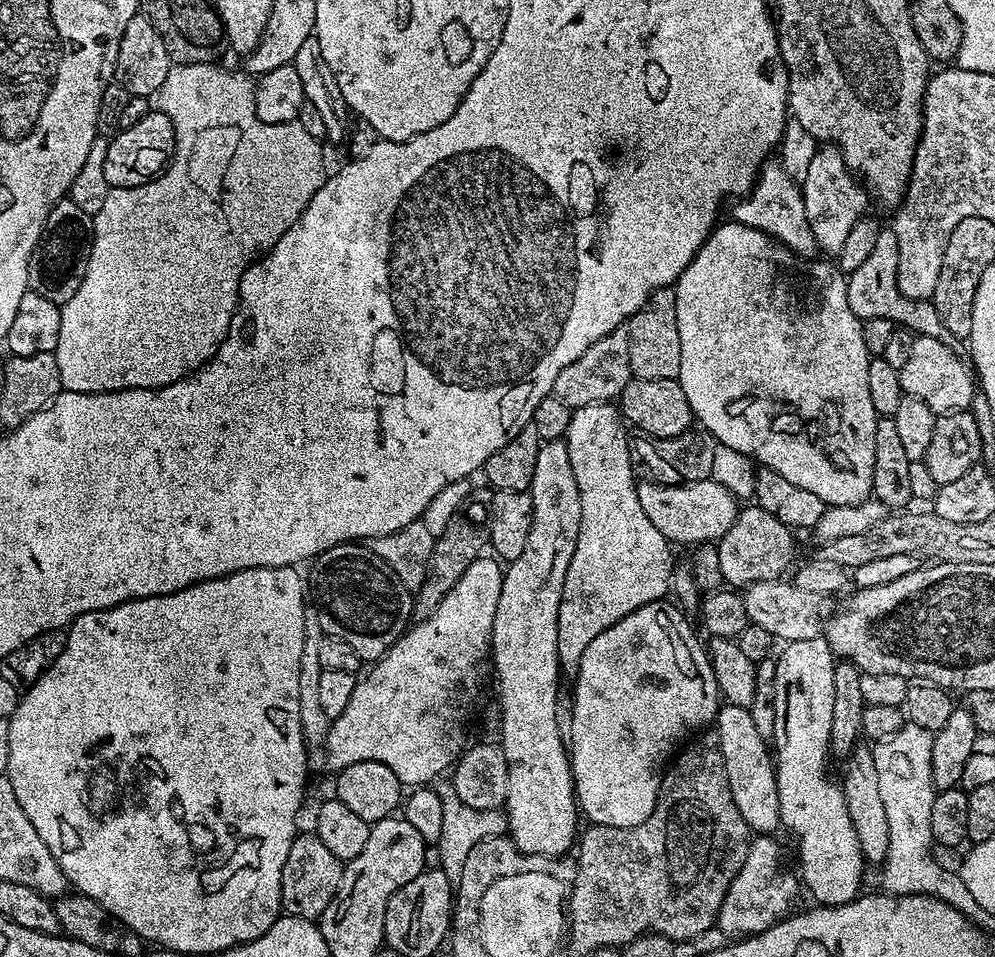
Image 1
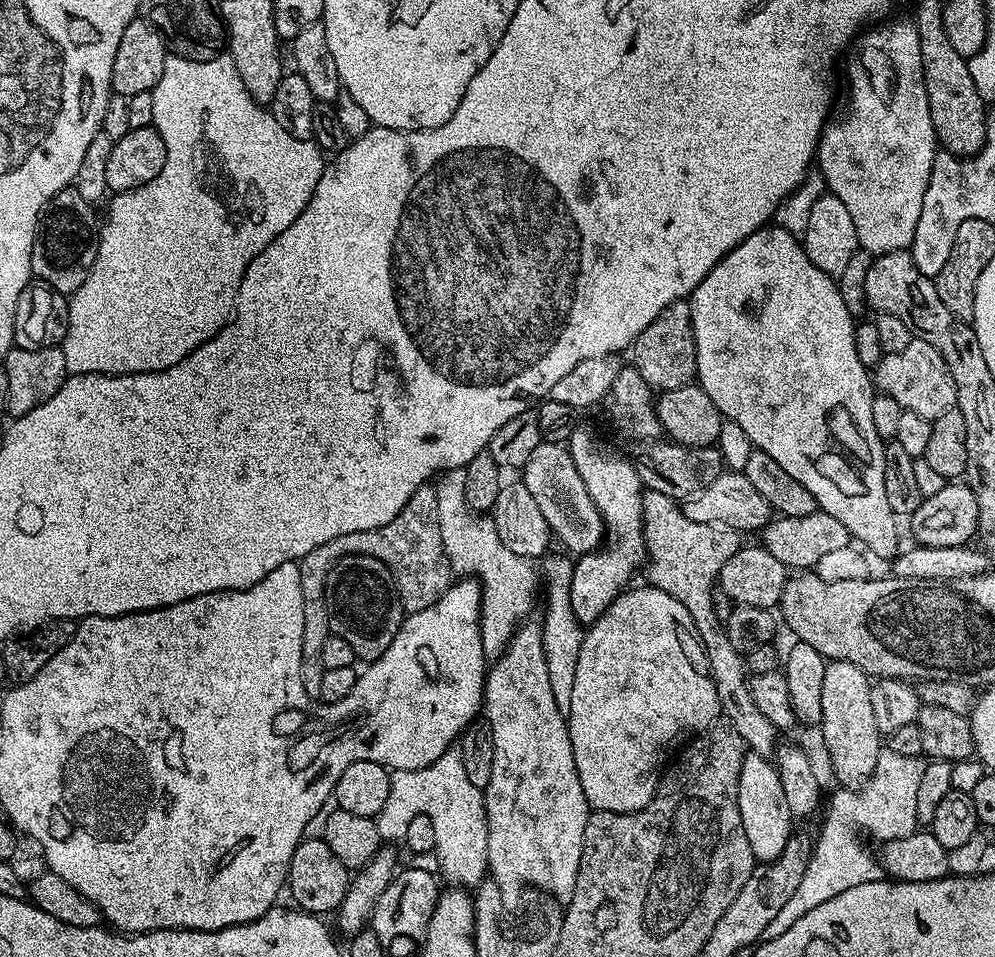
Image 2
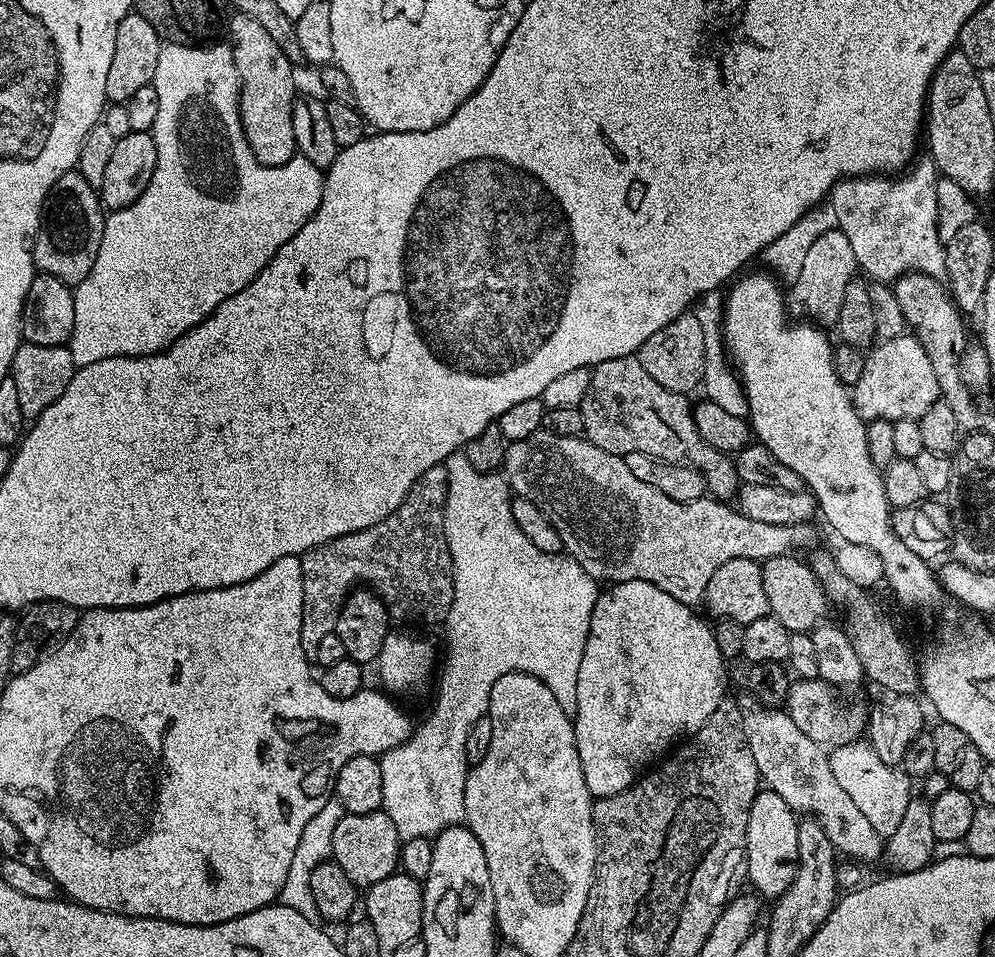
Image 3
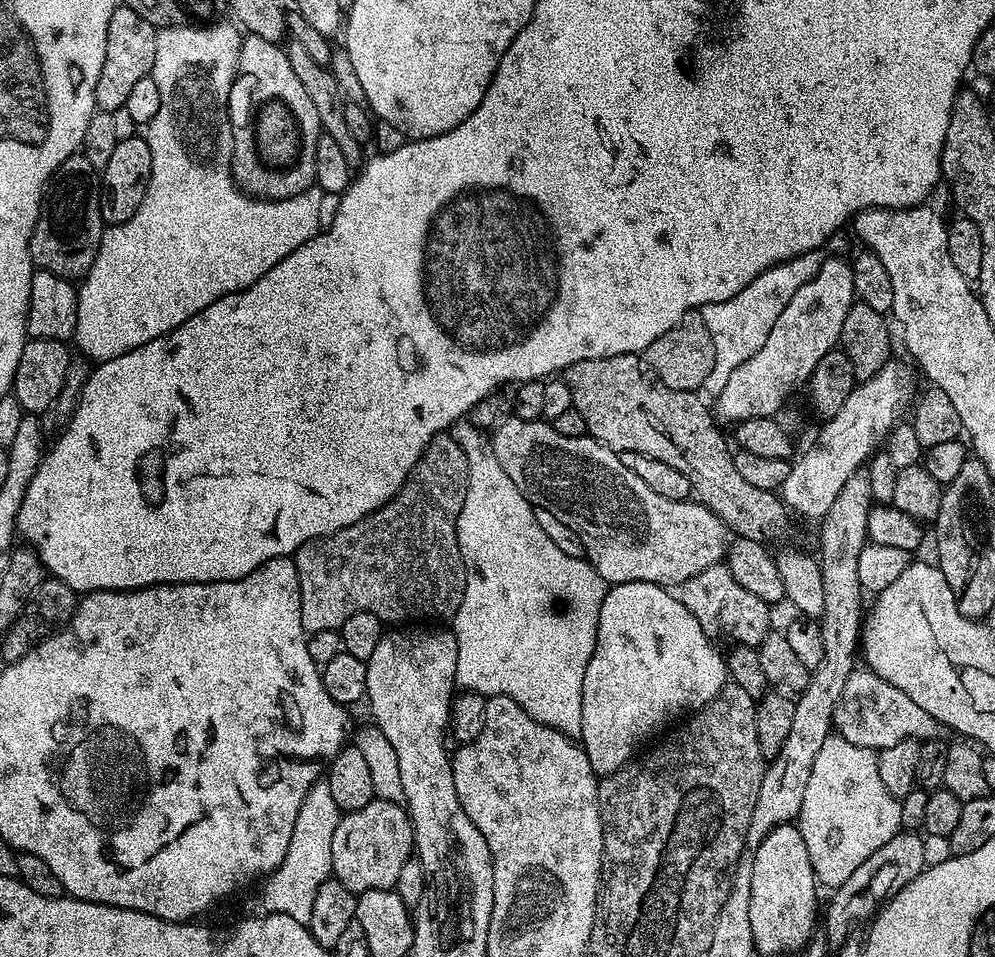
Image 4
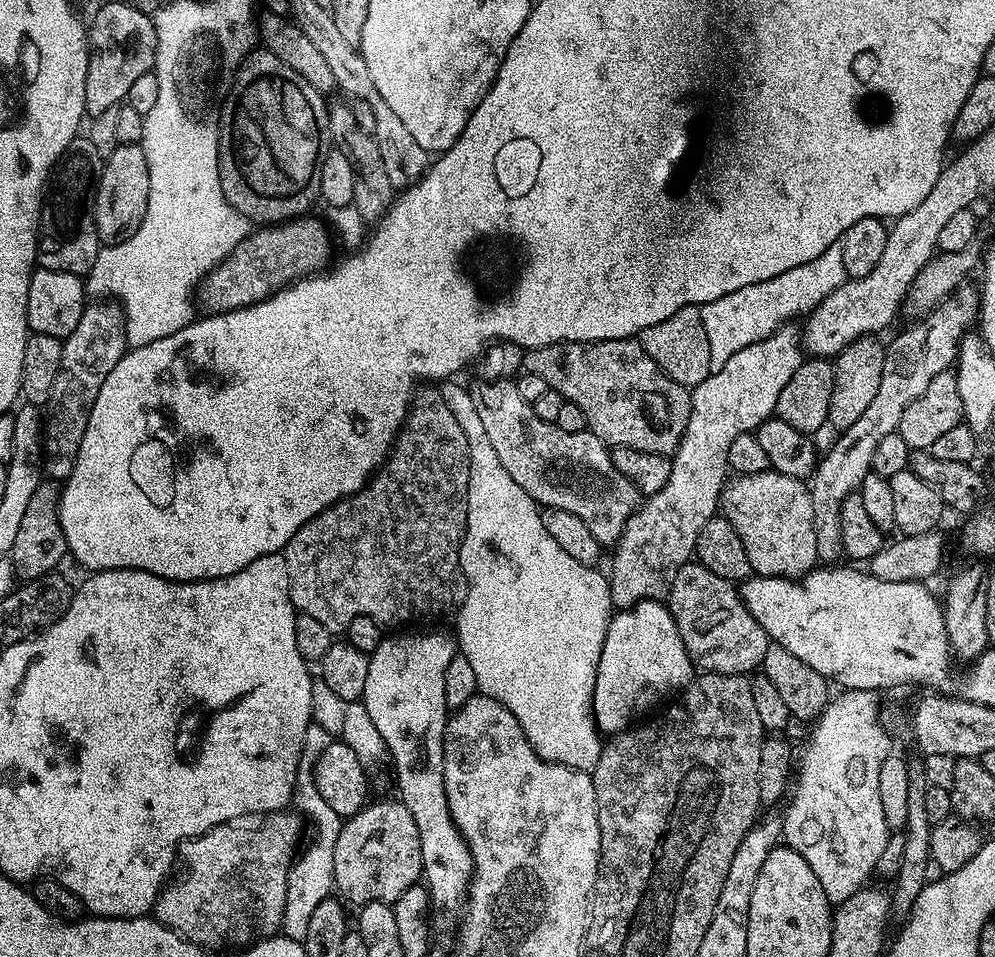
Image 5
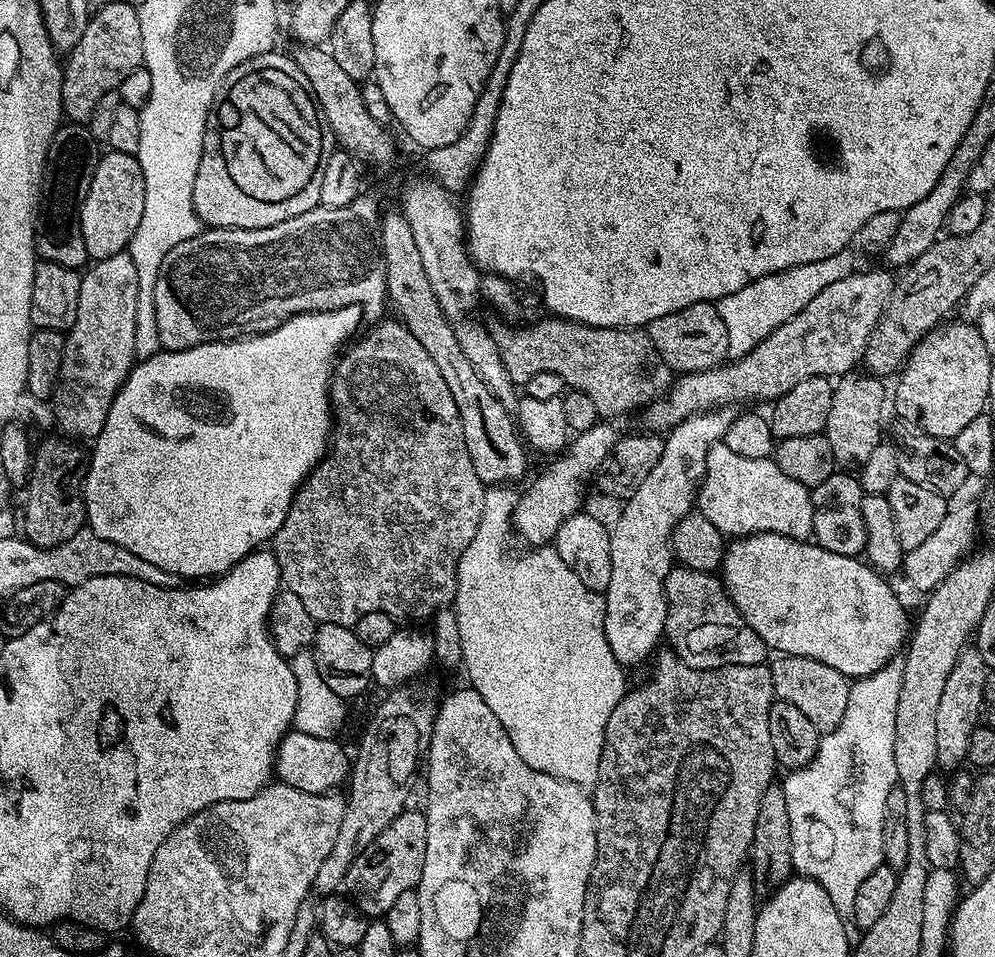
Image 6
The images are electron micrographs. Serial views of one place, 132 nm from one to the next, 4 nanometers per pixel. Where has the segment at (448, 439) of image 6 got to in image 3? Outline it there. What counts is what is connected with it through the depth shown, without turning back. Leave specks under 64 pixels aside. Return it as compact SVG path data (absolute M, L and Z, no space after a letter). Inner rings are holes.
M435 464L422 478L414 482L408 497L382 522L366 526L366 530L351 532L318 545L300 556L302 566L302 650L309 657L315 657L318 642L326 634L336 631L340 607L344 598L357 586L374 586L380 601L388 607L388 615L393 621L401 620L401 625L440 624L443 625L450 614L454 598L454 578L452 559L444 533L444 503L448 497L448 469L444 464Z

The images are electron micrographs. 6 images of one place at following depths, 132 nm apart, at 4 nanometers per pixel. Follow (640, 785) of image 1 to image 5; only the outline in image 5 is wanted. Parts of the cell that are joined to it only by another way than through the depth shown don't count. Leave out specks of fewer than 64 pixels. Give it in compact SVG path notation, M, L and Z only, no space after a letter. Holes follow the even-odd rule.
M643 600L633 608L617 611L608 623L606 642L602 642L602 658L598 658L598 674L594 684L592 713L596 726L604 734L615 734L631 728L643 712L648 712L663 696L671 692L679 693L688 687L694 679L694 665L690 654L686 654L686 646L682 642L682 634L678 634L678 626L670 614L667 603L658 600Z

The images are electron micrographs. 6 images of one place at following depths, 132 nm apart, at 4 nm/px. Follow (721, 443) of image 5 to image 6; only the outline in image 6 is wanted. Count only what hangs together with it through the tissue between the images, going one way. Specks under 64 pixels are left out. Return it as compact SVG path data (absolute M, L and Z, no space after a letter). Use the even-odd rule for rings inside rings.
M731 407L714 408L710 412L700 412L674 426L663 437L664 449L662 458L650 474L642 481L642 486L634 490L634 494L623 501L620 517L610 524L610 586L603 592L604 597L604 633L606 642L610 642L610 650L614 650L614 658L622 665L640 664L657 651L664 636L666 622L666 578L674 567L674 549L672 546L672 530L689 512L693 511L700 478L704 472L706 454L714 445L723 441L726 430L730 430L730 422L734 415Z

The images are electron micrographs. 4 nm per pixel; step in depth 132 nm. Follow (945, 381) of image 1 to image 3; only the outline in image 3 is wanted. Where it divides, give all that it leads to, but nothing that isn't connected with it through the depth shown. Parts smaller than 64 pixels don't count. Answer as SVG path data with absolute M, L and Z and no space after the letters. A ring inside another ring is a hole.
M911 334L879 341L866 355L863 372L858 382L851 385L852 405L866 422L873 420L919 420L934 402L941 399L938 378L934 366L921 346Z

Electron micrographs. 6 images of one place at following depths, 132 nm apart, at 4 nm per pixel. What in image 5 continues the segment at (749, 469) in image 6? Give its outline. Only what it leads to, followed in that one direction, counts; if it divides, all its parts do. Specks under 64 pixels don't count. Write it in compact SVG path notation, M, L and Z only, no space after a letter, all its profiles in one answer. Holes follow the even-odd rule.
M771 470L762 474L733 475L725 483L718 508L730 526L738 530L738 538L742 538L742 546L746 546L746 558L755 575L802 578L817 567L818 538L814 530L814 502L811 487L805 481Z

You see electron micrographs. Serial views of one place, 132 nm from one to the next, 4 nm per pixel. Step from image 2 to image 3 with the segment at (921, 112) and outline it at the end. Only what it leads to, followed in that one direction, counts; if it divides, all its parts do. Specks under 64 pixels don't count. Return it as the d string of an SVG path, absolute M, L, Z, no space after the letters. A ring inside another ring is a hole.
M923 159L895 178L884 174L848 177L829 192L836 225L849 239L859 271L873 281L895 282L908 272L944 276L945 241L938 234L938 173L932 159Z

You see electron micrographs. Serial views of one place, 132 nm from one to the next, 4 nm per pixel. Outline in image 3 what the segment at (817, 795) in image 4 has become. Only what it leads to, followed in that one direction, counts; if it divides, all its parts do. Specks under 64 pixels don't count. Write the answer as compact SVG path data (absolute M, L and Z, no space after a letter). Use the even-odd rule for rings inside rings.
M857 742L843 744L828 752L830 770L834 770L834 778L838 778L838 786L854 798L858 810L866 814L870 826L874 826L876 833L882 838L894 834L898 822L902 822L902 814L906 814L906 806L914 798L914 792L908 776L897 770L893 765L882 762L878 754L874 754L871 744Z

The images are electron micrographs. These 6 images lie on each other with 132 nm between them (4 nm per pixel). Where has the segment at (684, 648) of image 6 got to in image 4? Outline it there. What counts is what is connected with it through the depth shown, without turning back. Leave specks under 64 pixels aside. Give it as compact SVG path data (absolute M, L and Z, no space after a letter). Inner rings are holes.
M721 562L702 570L702 574L694 574L694 578L679 585L678 595L686 610L698 618L698 626L702 626L702 630L713 642L725 640L728 646L756 648L770 630L770 605L762 602L762 598L750 594L750 590L745 590L734 578L734 574L730 574L727 563Z

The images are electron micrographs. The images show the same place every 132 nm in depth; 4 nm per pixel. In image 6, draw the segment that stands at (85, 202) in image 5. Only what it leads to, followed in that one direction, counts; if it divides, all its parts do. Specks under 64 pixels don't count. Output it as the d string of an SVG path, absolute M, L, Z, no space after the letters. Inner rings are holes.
M61 123L48 147L48 161L40 181L40 210L36 213L36 254L58 266L83 269L90 257L86 242L82 242L82 202L90 190L90 178L102 155L98 138L87 123Z

